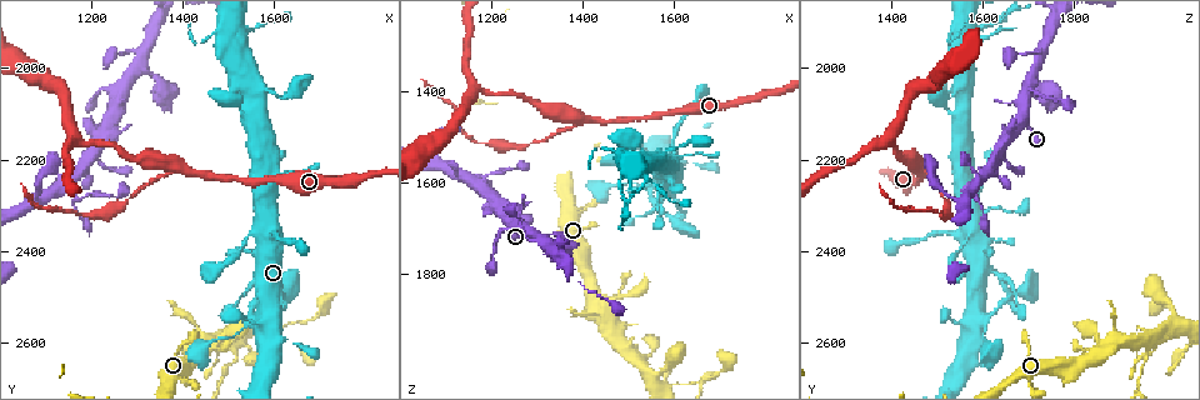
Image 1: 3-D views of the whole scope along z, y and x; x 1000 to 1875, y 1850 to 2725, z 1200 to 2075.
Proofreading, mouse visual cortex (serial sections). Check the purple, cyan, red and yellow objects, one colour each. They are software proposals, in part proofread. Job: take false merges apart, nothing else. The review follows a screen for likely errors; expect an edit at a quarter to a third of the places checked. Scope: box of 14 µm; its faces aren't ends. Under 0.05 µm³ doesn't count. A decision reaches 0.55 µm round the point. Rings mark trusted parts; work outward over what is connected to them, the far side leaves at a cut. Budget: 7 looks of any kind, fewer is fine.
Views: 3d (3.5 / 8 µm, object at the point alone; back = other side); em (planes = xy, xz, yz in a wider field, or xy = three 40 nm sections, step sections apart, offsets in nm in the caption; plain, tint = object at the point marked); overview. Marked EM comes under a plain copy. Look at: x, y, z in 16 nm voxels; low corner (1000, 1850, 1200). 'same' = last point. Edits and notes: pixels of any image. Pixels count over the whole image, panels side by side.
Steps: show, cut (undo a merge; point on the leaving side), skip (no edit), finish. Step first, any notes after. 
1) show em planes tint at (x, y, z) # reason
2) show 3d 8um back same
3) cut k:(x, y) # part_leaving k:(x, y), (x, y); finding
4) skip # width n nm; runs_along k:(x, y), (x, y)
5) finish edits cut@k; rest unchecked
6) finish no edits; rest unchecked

show em xy step 1 tint at (1560, 2365, 1575) # sharp bend

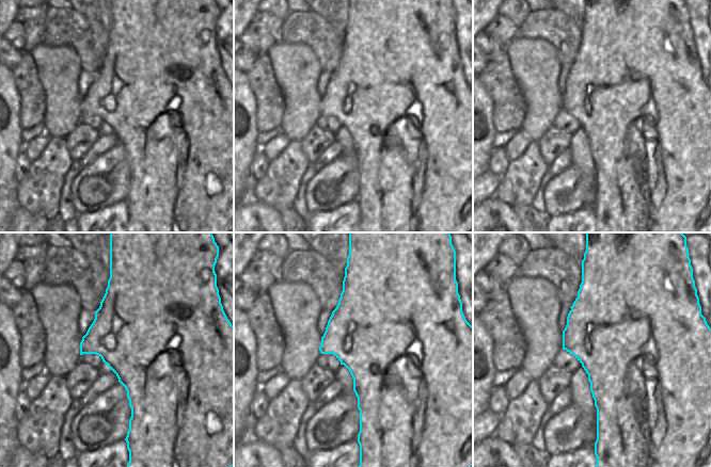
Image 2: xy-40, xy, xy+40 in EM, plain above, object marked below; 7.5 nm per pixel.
show 3d 3.5um same # see where the arms go

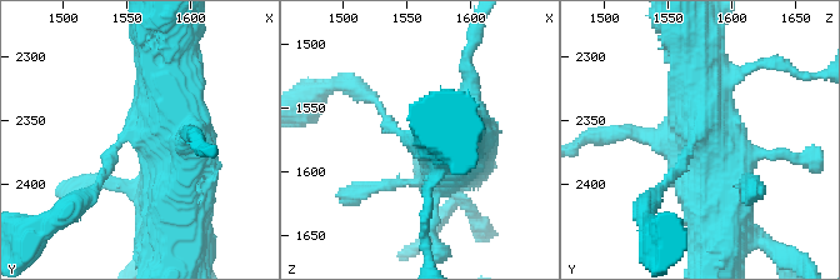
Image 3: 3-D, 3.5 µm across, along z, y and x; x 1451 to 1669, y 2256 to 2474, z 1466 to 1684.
skip # continuous, no second cell

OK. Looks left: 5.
show 3d 8um at (1400, 2220, 1455) # two arms in line, one across

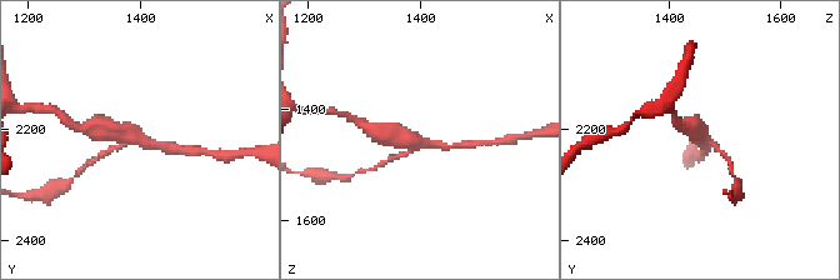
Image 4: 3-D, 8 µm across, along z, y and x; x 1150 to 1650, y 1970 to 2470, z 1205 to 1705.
show em xy step 5 tint at (1395, 2215, 1460) # arms 3; arm_widths 150, 250, 500 nm; need the tissue

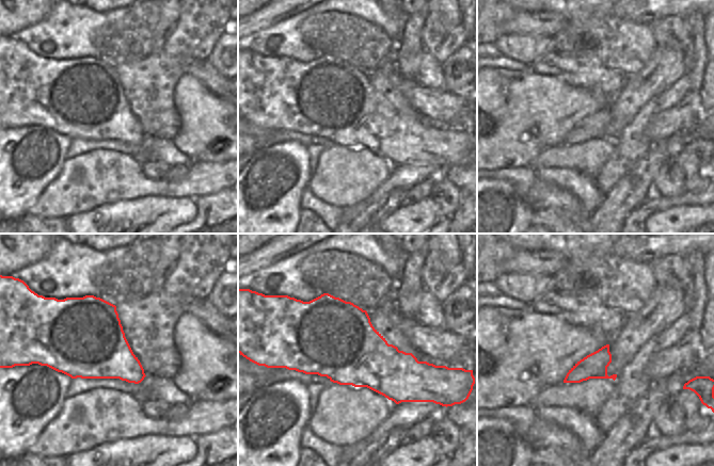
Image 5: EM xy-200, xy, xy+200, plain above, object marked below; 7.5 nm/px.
skip # runs_along 4:(170, 150), (105, 126); one cell here

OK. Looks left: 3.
show 3d 3.5um back at (1540, 1920, 1595) # three arms meet

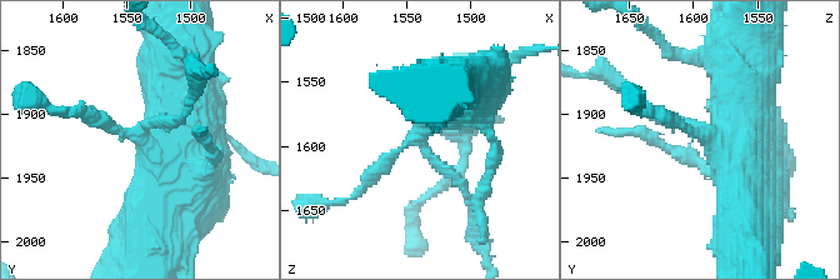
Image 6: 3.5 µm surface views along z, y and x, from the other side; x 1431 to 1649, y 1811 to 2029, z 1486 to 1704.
show em xy step 5 tint at (1540, 1916, 1590)

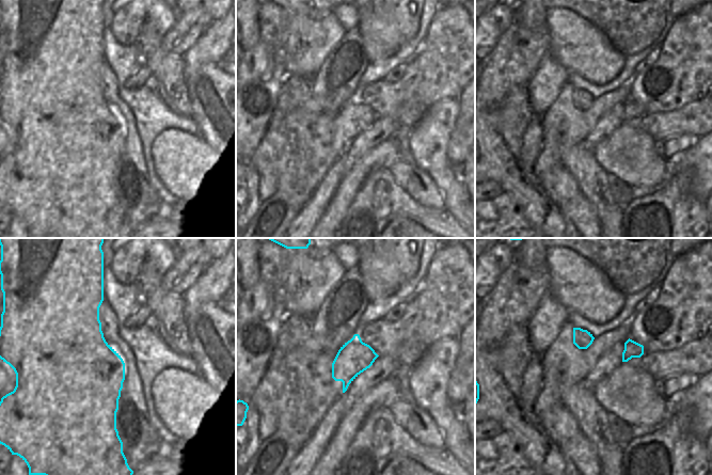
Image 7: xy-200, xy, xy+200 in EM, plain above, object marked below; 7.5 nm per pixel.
skip # arm_widths 150, 200, 500 nm; runs_along 6:(740, 201), (714, 140), (650, 114); all the same cell

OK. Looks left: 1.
finish no edits; rest unchecked

